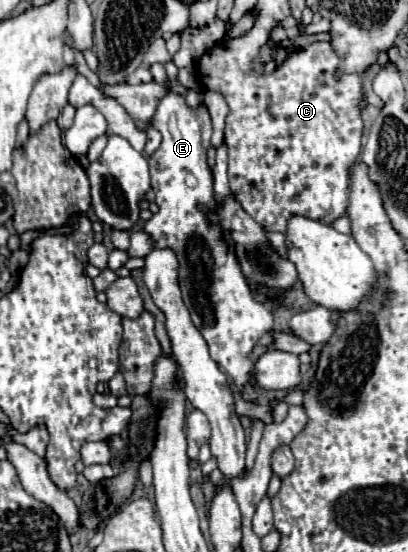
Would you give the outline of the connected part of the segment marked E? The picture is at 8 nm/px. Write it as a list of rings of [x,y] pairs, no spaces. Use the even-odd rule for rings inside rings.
[[[168,90],[164,98],[160,100],[156,114],[152,118],[152,126],[160,130],[162,134],[162,144],[160,148],[150,156],[150,176],[152,176],[152,190],[156,192],[156,204],[158,204],[158,214],[154,214],[146,226],[144,232],[150,234],[156,242],[156,248],[172,248],[178,256],[180,268],[178,268],[178,278],[180,278],[180,290],[186,308],[192,314],[194,326],[200,330],[204,336],[210,356],[214,362],[222,366],[222,370],[232,378],[234,386],[242,392],[242,398],[248,402],[258,400],[258,392],[252,384],[254,378],[254,362],[250,360],[250,354],[256,346],[256,342],[274,328],[274,316],[270,308],[262,302],[256,302],[250,286],[246,284],[242,270],[238,266],[238,260],[234,260],[234,254],[230,254],[228,246],[222,240],[222,230],[218,226],[212,226],[204,214],[198,210],[198,204],[204,204],[208,208],[214,208],[214,196],[212,196],[212,172],[206,164],[206,150],[210,146],[210,136],[212,136],[212,126],[210,126],[210,114],[206,106],[198,106],[196,110],[188,110],[184,96],[176,94],[174,90]]]

